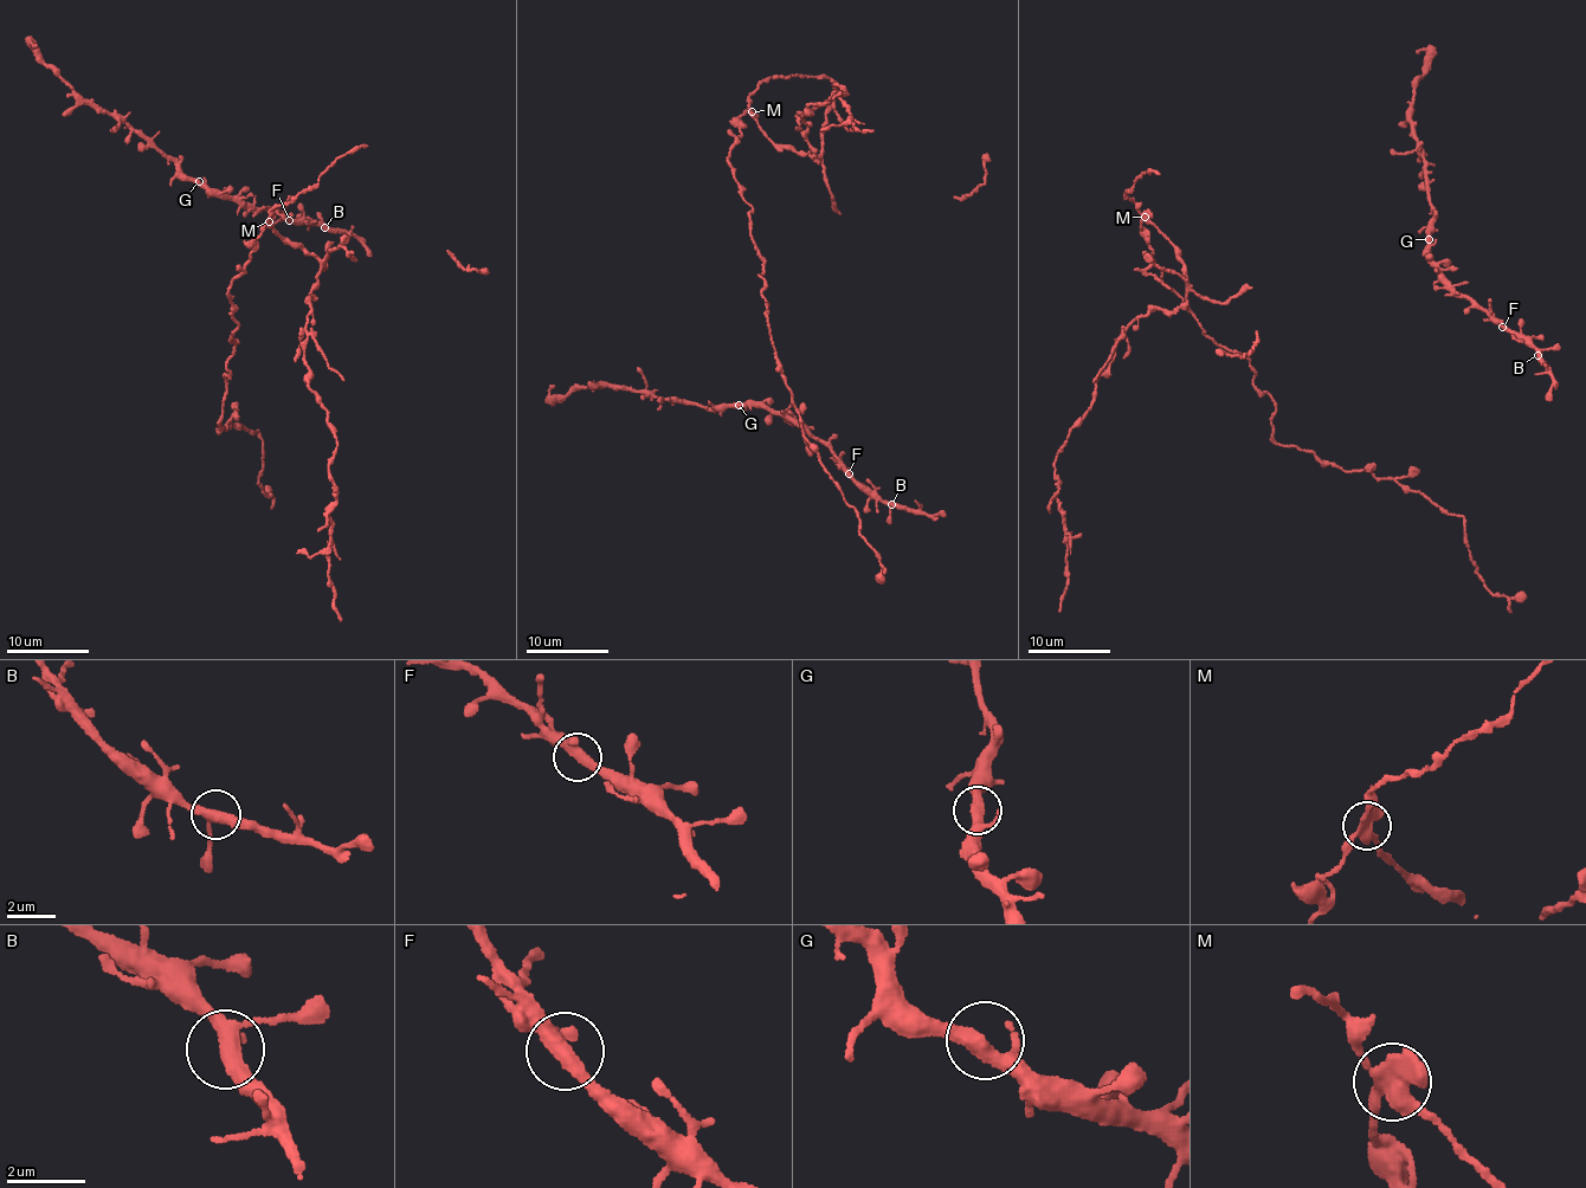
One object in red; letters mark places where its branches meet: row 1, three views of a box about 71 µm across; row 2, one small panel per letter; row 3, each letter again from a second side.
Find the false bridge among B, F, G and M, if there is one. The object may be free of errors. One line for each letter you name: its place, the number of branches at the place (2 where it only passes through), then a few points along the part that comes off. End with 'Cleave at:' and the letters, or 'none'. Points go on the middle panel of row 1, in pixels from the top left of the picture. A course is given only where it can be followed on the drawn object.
M: (752, 111) | 3 | (750, 111), (775, 143), (818, 161), (801, 116), (829, 102), (835, 83), (856, 130), (874, 130)
Cleave at: M

